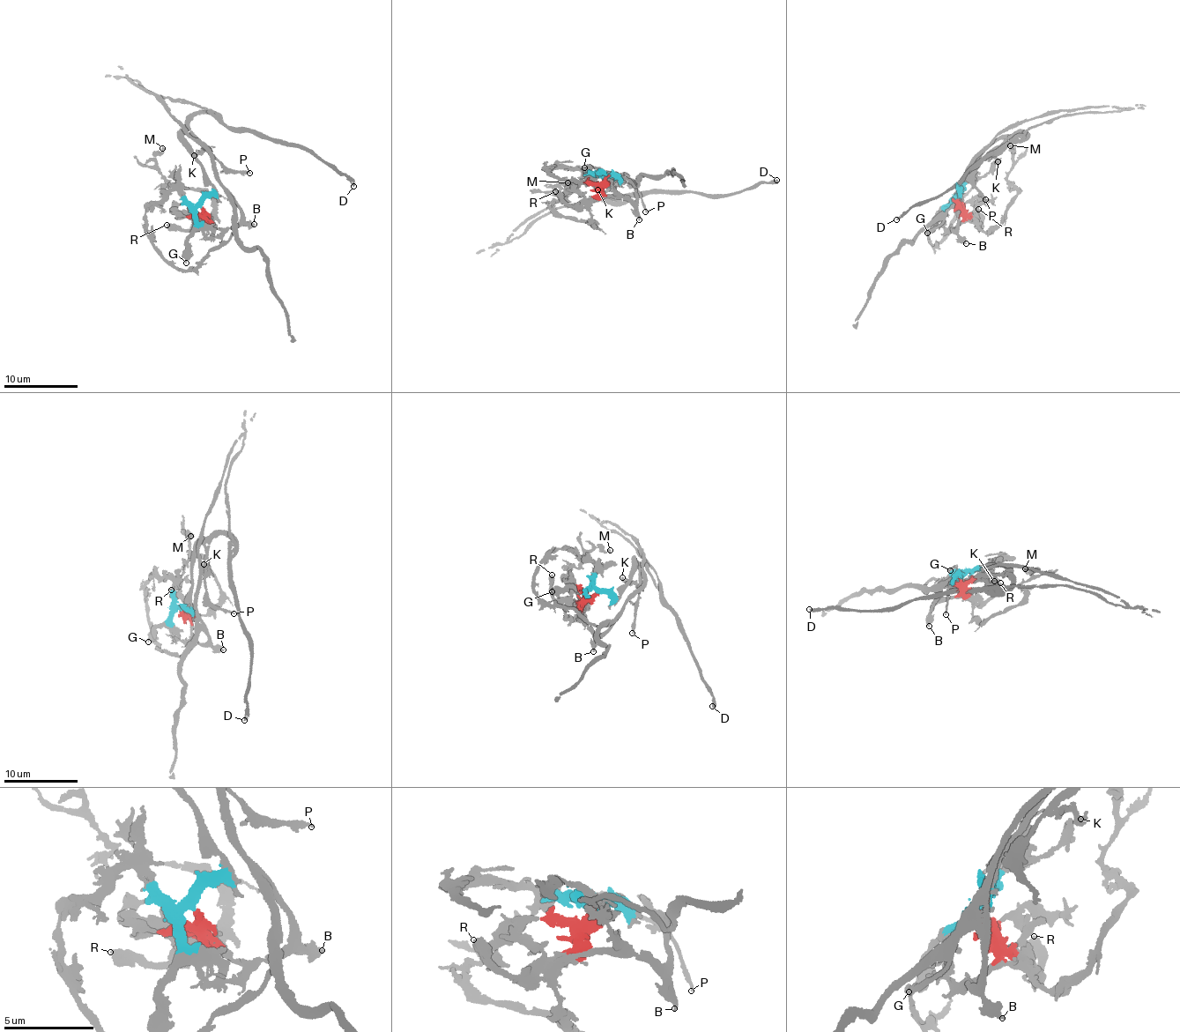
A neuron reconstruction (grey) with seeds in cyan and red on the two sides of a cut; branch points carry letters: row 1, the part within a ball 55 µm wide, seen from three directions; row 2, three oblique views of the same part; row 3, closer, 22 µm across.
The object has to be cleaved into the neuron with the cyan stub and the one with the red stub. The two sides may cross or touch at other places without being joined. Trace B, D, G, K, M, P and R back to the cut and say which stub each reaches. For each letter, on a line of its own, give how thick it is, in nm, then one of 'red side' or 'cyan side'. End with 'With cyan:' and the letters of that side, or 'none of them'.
B: 360 nm thick; red side
D: 190 nm thick; cyan side
G: 340 nm thick; cyan side
K: 280 nm thick; cyan side
M: 200 nm thick; red side
P: 180 nm thick; cyan side
R: 500 nm thick; red side
With cyan: D, G, K, P

